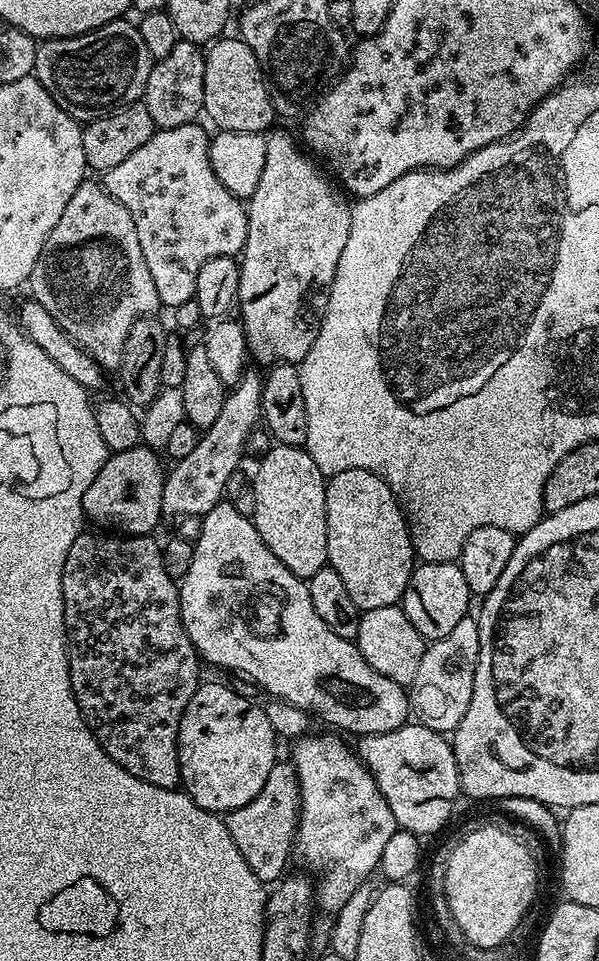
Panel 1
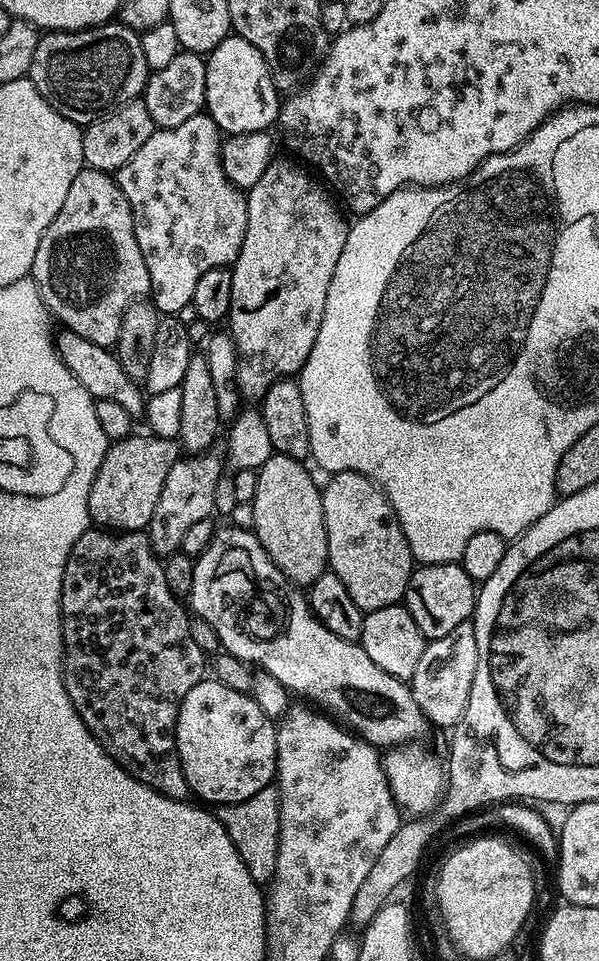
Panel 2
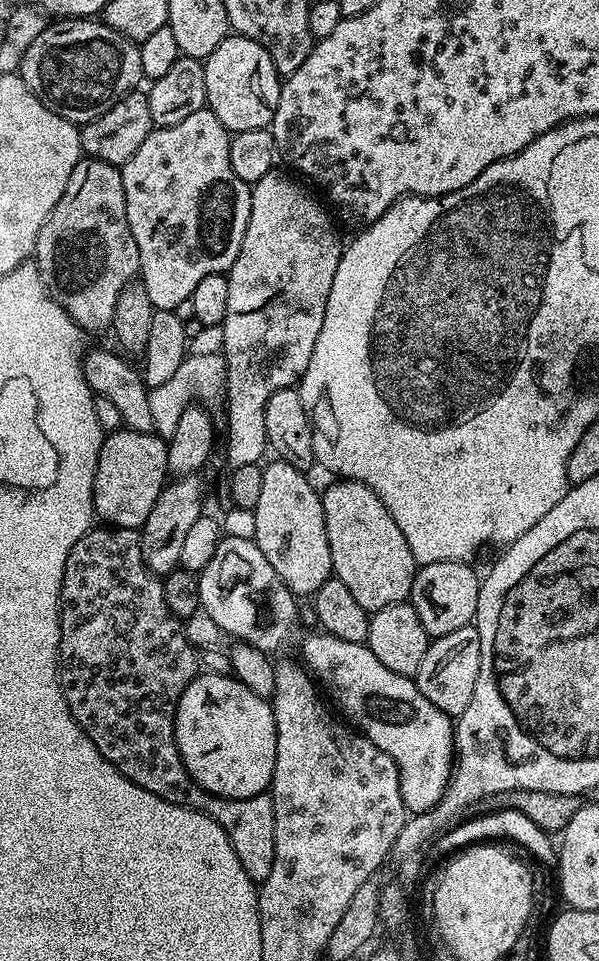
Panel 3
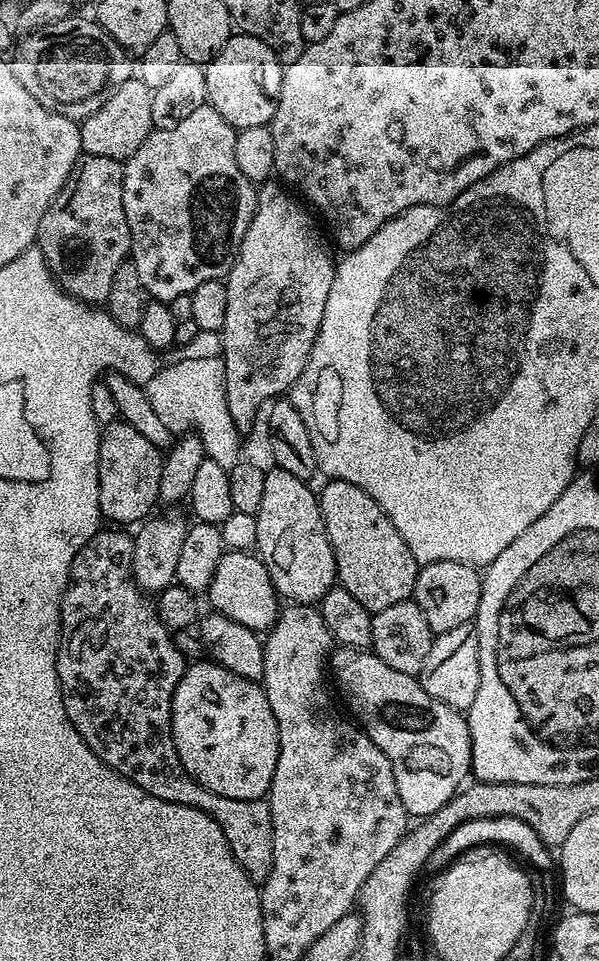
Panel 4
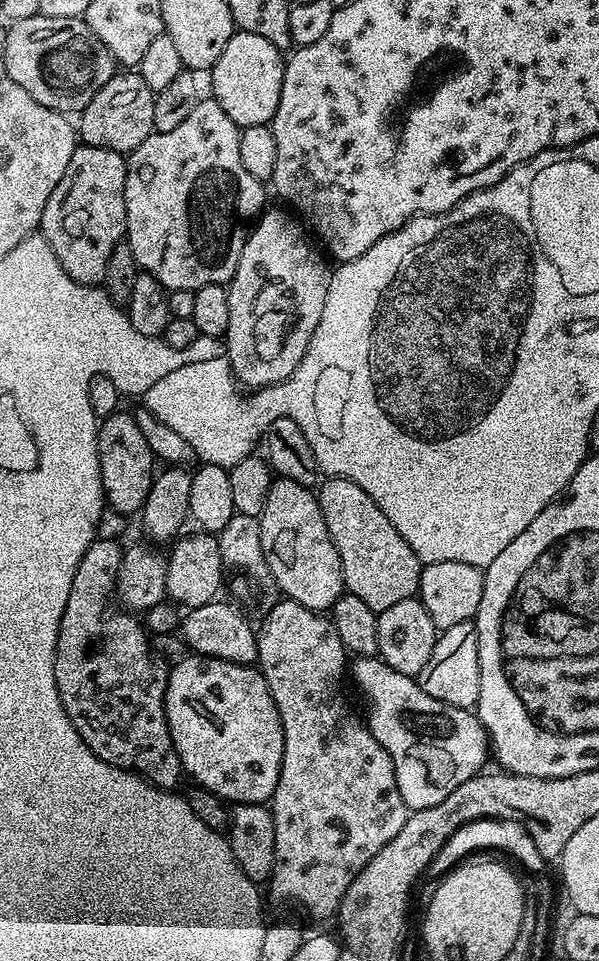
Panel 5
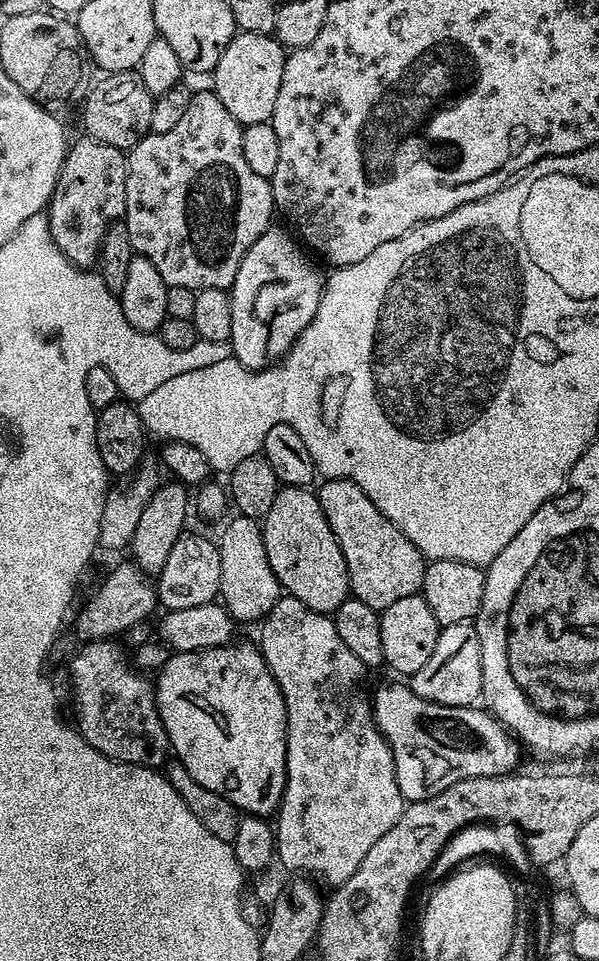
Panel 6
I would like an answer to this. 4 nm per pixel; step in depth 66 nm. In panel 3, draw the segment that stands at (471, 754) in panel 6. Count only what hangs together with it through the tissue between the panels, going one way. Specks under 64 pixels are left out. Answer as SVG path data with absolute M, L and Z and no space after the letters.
M319 635L305 638L300 648L304 655L303 667L325 689L332 691L335 707L349 716L347 719L362 730L363 736L394 758L400 771L400 793L409 813L430 811L444 797L454 771L453 717L438 710L438 706L418 690L413 677L386 670L386 666L374 658L367 643L342 642L342 638Z

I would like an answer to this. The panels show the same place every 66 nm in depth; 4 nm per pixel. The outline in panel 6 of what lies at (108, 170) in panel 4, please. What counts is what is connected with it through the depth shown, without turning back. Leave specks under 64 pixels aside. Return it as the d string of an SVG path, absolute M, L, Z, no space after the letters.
M73 139L64 165L46 209L48 229L62 254L71 264L91 269L100 259L100 247L109 228L126 210L126 174L128 157L125 149L106 146L106 142Z

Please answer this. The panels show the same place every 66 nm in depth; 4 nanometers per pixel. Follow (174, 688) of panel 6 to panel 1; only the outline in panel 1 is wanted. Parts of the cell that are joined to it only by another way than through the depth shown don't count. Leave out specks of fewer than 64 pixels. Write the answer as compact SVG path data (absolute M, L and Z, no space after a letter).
M201 683L182 714L178 730L176 749L180 759L180 784L183 791L207 812L227 814L246 806L246 802L253 800L262 790L262 786L266 786L270 770L278 763L276 743L278 737L270 726L270 718L266 718L263 707L257 701L242 698L242 695L236 693L227 683Z

